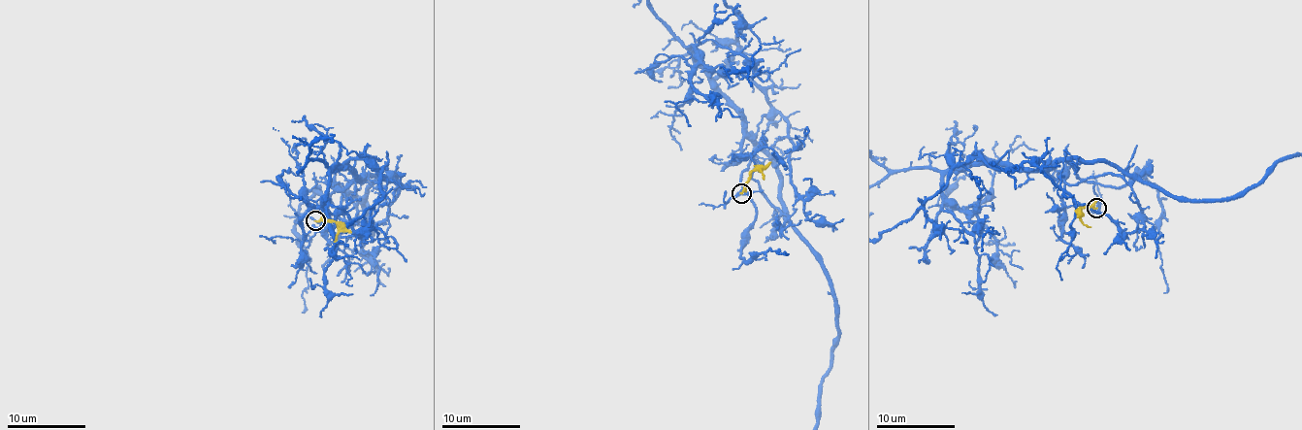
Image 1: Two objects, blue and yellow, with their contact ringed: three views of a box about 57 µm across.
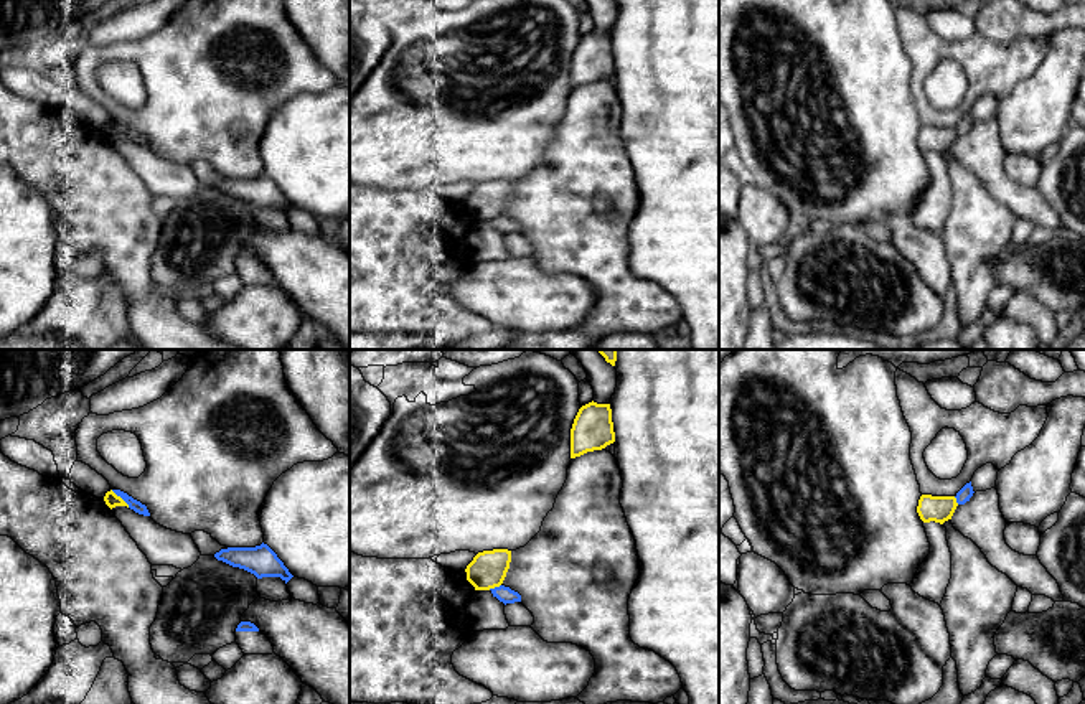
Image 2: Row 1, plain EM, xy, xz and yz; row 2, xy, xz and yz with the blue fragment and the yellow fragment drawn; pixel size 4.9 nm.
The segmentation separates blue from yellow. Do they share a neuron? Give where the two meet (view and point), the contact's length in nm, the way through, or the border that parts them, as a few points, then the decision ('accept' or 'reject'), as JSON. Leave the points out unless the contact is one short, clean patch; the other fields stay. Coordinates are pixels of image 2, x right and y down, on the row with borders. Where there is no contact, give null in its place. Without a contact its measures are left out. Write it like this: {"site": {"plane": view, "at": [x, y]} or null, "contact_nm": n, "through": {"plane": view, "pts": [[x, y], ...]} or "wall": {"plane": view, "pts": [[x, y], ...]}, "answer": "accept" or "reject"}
{"site": {"plane": "xy", "at": [121, 497]}, "contact_nm": 130, "wall": {"plane": "xy", "pts": [[111, 490], [129, 506]]}, "answer": "reject"}

